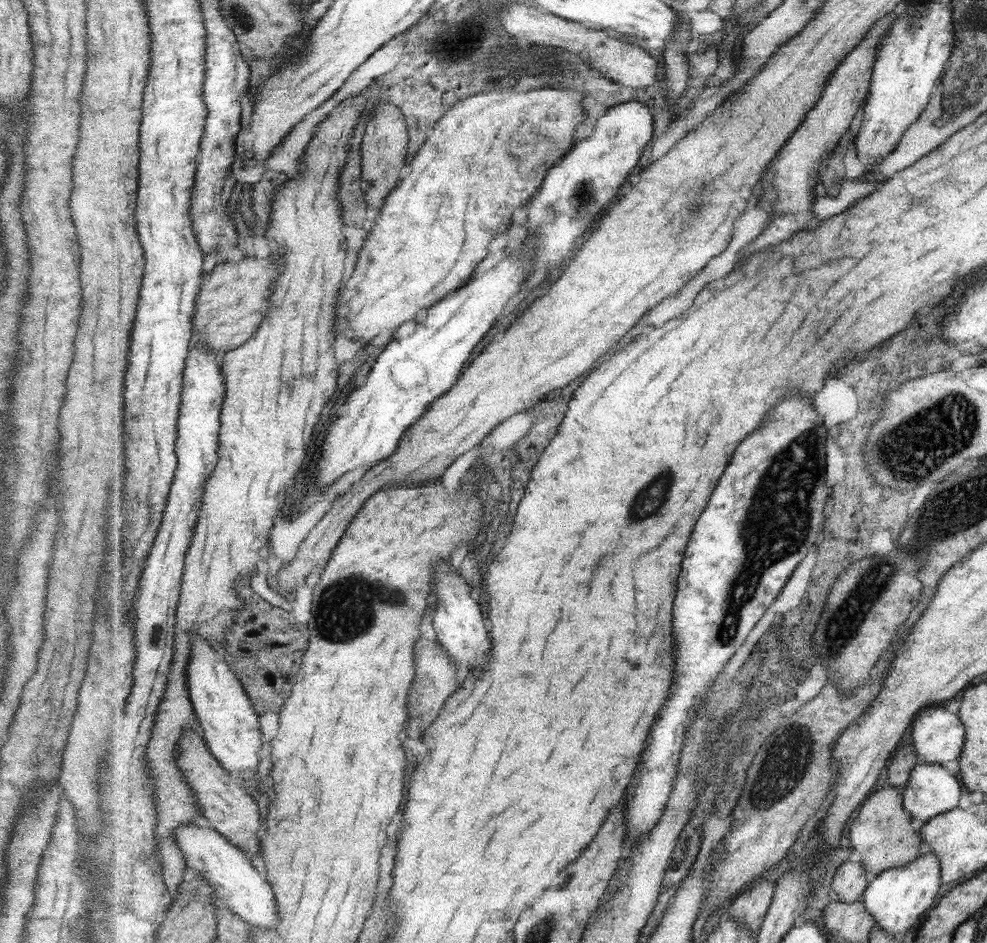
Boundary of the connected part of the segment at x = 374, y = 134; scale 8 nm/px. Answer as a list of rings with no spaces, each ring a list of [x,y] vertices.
[[[383,101],[379,103],[371,115],[369,125],[361,143],[362,179],[365,189],[365,201],[369,207],[381,209],[388,200],[393,188],[401,182],[409,167],[409,145],[411,139],[408,132],[408,122],[399,107]]]

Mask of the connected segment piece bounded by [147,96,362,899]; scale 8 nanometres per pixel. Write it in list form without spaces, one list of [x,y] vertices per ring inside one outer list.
[[[359,96],[347,98],[345,104],[341,104],[341,106],[335,108],[329,116],[325,116],[325,120],[319,124],[318,128],[315,128],[313,138],[311,138],[305,150],[305,154],[300,158],[301,167],[298,170],[298,174],[277,188],[275,200],[273,200],[273,214],[271,214],[270,226],[267,230],[267,234],[265,234],[269,242],[270,256],[273,257],[275,261],[281,261],[281,276],[277,278],[277,282],[271,284],[271,291],[273,291],[273,296],[271,296],[271,308],[267,310],[267,316],[263,316],[263,322],[261,322],[259,328],[257,328],[255,334],[253,334],[253,338],[247,341],[247,344],[221,355],[221,369],[223,369],[223,375],[225,375],[228,394],[226,395],[221,412],[219,439],[220,462],[218,463],[217,469],[213,472],[213,477],[207,478],[207,482],[205,482],[203,506],[201,506],[201,510],[199,510],[199,522],[197,522],[197,526],[195,526],[195,534],[193,534],[192,546],[186,557],[185,572],[182,580],[182,593],[176,616],[175,661],[173,661],[173,669],[171,669],[171,673],[169,673],[165,696],[163,697],[163,701],[161,701],[161,705],[159,705],[157,717],[155,717],[153,737],[151,737],[151,742],[147,747],[147,764],[149,764],[151,776],[153,776],[151,780],[155,782],[155,796],[157,796],[155,804],[157,804],[157,816],[159,816],[159,823],[157,823],[157,848],[159,848],[157,849],[157,856],[161,858],[161,864],[163,864],[162,876],[164,884],[167,886],[168,892],[174,899],[178,896],[178,890],[184,882],[183,872],[185,872],[185,868],[187,868],[187,859],[185,859],[185,853],[183,853],[181,847],[177,845],[175,830],[181,828],[181,826],[206,824],[203,820],[203,809],[199,807],[199,801],[197,801],[197,795],[195,795],[195,791],[191,789],[191,785],[187,783],[185,771],[177,765],[177,750],[179,750],[183,732],[185,732],[185,730],[193,730],[203,737],[203,729],[199,726],[195,708],[193,708],[193,701],[191,701],[189,685],[187,685],[187,666],[189,666],[189,660],[191,660],[191,656],[193,656],[191,634],[193,634],[193,632],[201,634],[205,640],[211,642],[213,648],[226,653],[225,632],[231,630],[231,626],[233,626],[235,620],[237,620],[237,614],[245,608],[245,601],[239,597],[239,591],[237,591],[237,582],[239,582],[239,580],[247,580],[247,584],[249,584],[251,576],[257,574],[259,562],[261,562],[261,554],[259,554],[259,552],[261,552],[261,548],[270,545],[271,530],[276,525],[277,516],[281,516],[281,514],[283,514],[281,508],[283,508],[285,504],[289,504],[289,492],[295,488],[297,476],[301,474],[301,470],[305,470],[307,464],[310,464],[311,458],[309,457],[309,450],[311,450],[311,446],[313,446],[313,432],[315,432],[315,426],[321,422],[321,414],[323,414],[325,406],[331,402],[333,394],[339,392],[337,391],[337,380],[339,380],[339,378],[303,378],[303,376],[339,376],[339,364],[335,362],[335,342],[337,342],[335,336],[335,318],[337,318],[337,302],[339,302],[337,296],[340,296],[341,290],[343,290],[343,282],[345,282],[345,258],[347,258],[347,248],[349,248],[347,238],[345,238],[345,234],[343,234],[343,226],[341,226],[341,212],[343,212],[343,208],[341,208],[341,202],[339,202],[339,172],[343,171],[343,166],[347,163],[349,149],[351,149],[349,140],[351,140],[351,136],[355,133],[357,123],[359,123],[359,116],[361,116],[362,107],[355,103],[357,97]]]

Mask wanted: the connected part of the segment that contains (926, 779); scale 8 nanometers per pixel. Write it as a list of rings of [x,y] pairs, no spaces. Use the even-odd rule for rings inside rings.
[[[919,762],[903,792],[905,809],[919,825],[959,806],[963,784],[942,764]]]

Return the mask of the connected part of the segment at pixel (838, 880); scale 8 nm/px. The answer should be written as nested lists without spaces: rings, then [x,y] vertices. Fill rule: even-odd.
[[[847,861],[837,869],[833,879],[834,895],[846,904],[861,900],[869,887],[871,879],[872,877],[867,873],[863,862]]]

